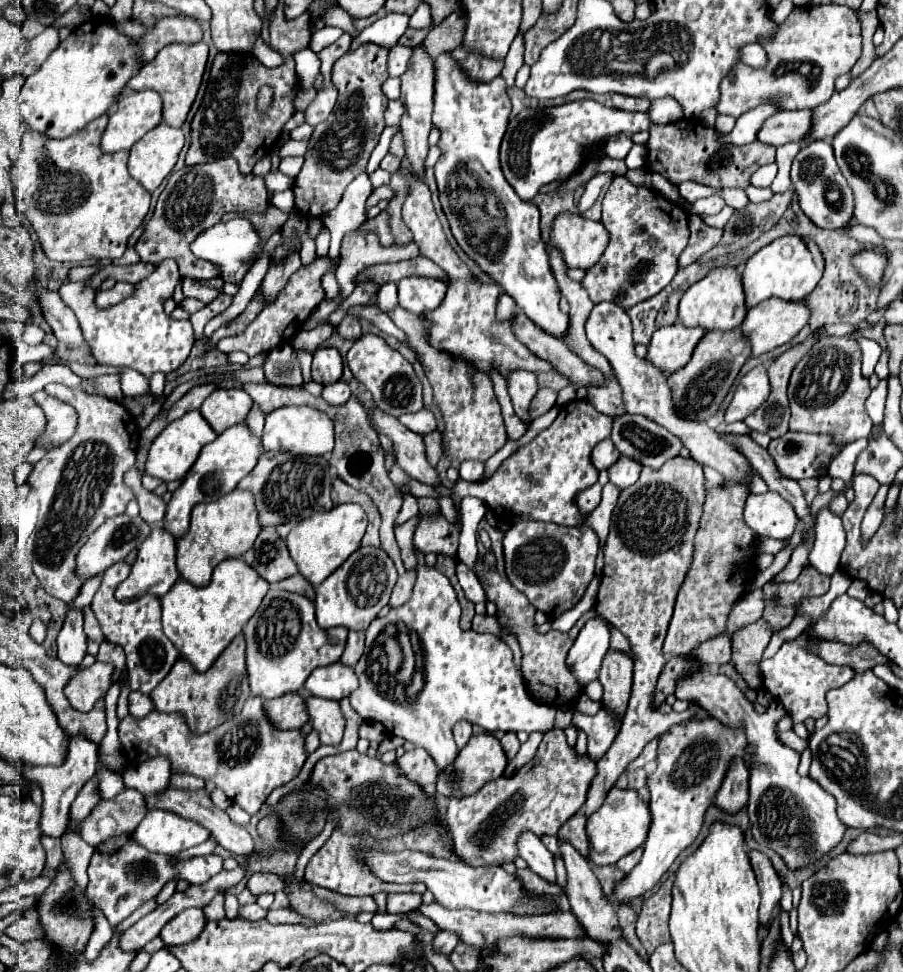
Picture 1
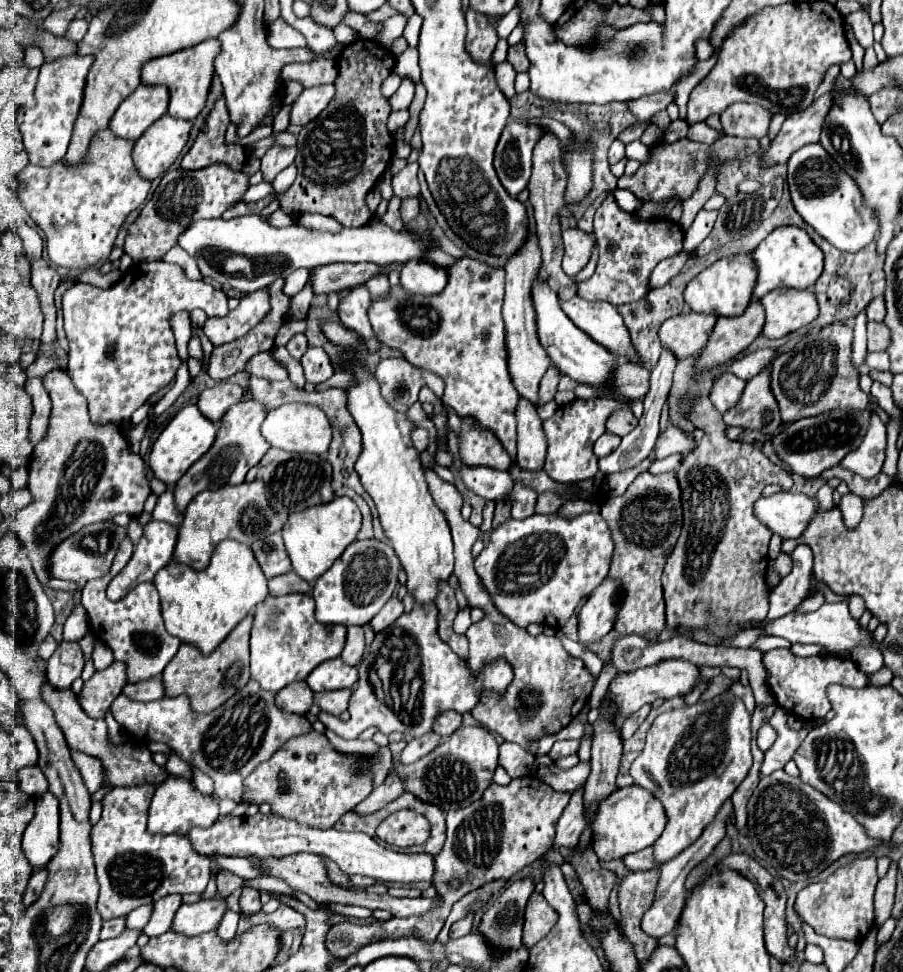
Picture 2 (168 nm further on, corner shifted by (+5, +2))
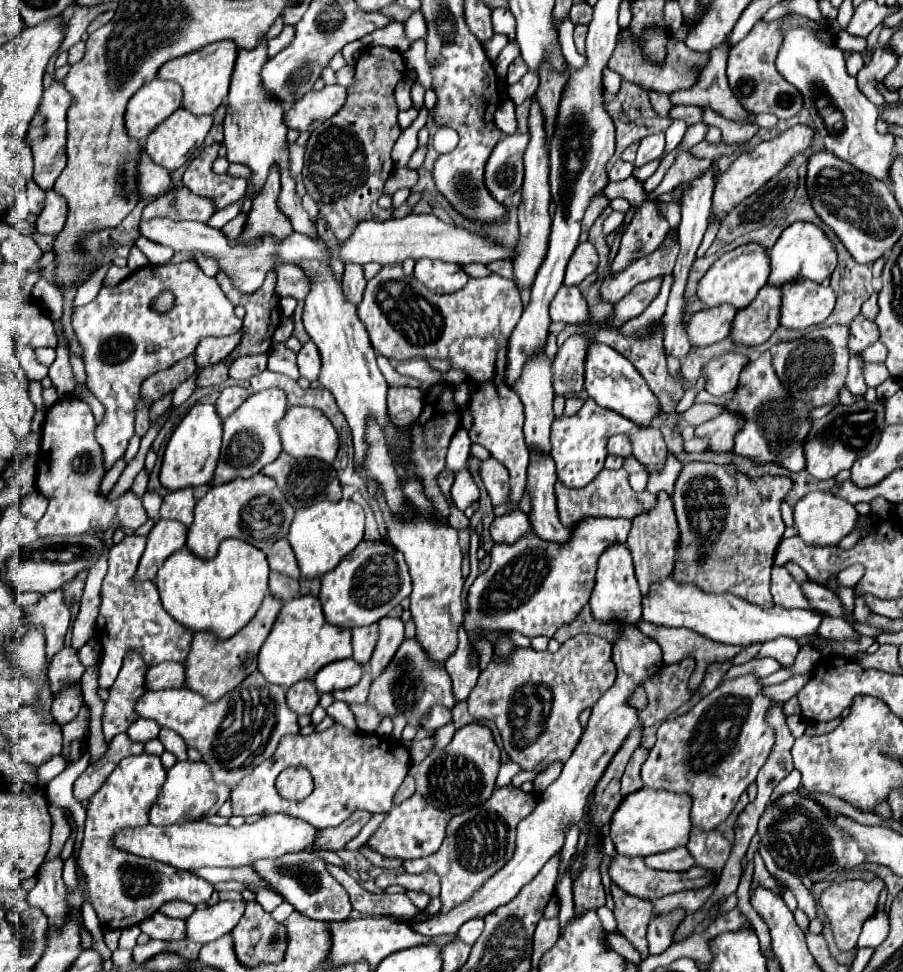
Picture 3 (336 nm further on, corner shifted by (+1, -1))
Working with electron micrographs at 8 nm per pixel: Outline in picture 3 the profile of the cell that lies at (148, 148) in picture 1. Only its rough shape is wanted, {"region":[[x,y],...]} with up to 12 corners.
{"region":[[180,107],[146,139],[176,171],[204,143],[214,115]]}

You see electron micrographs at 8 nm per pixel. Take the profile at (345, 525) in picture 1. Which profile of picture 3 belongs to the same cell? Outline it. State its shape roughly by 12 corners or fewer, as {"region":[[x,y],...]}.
{"region":[[354,501],[298,509],[288,541],[302,577],[332,571],[364,535]]}

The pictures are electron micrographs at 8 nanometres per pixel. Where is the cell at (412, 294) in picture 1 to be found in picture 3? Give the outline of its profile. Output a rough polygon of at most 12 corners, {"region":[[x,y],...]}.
{"region":[[420,259],[414,267],[430,291],[462,289],[470,275],[456,263]]}

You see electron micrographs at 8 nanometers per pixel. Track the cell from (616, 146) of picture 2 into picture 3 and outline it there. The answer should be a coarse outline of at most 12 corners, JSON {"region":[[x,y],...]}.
{"region":[[616,161],[608,171],[610,181],[624,181],[632,175],[634,165]]}

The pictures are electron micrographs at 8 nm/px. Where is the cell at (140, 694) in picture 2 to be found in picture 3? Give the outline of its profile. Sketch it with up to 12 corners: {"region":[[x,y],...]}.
{"region":[[176,661],[150,667],[148,691],[182,687],[184,663]]}

